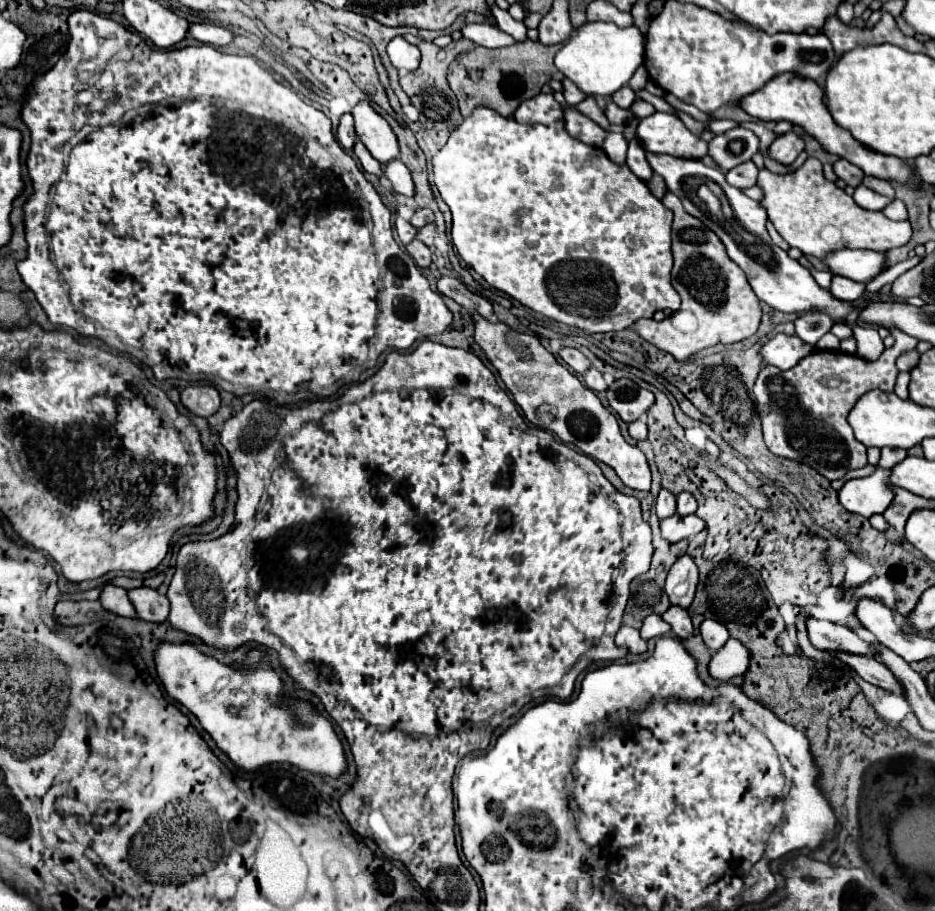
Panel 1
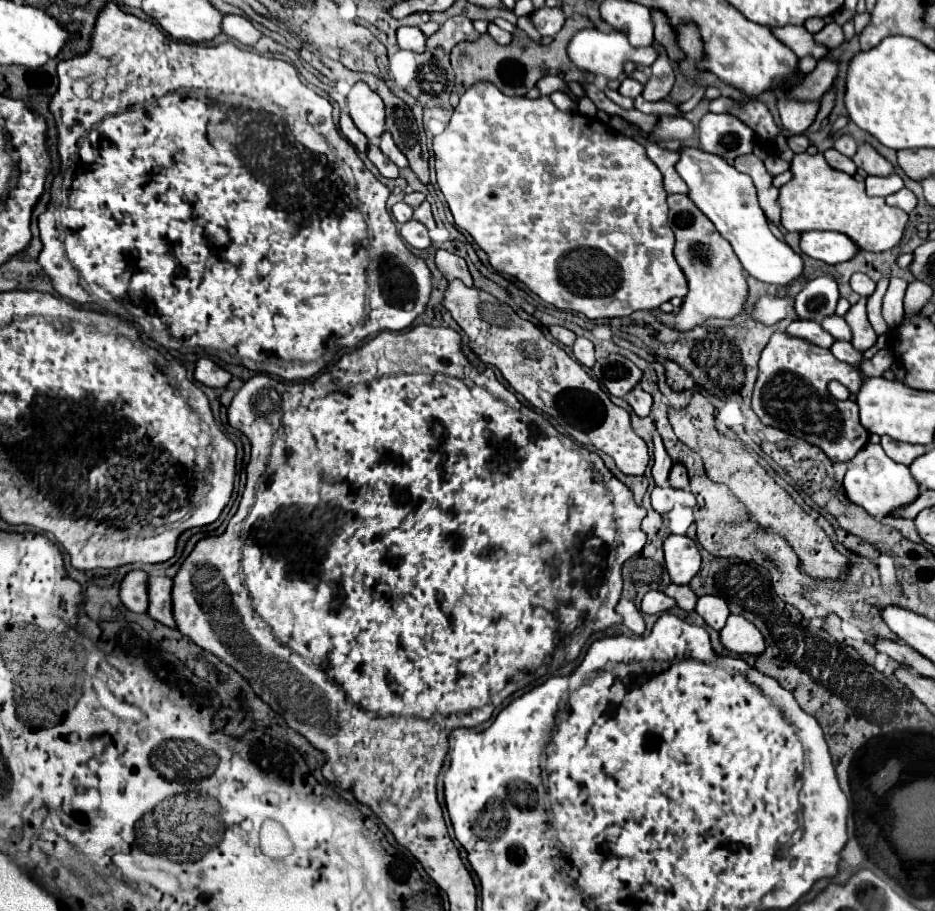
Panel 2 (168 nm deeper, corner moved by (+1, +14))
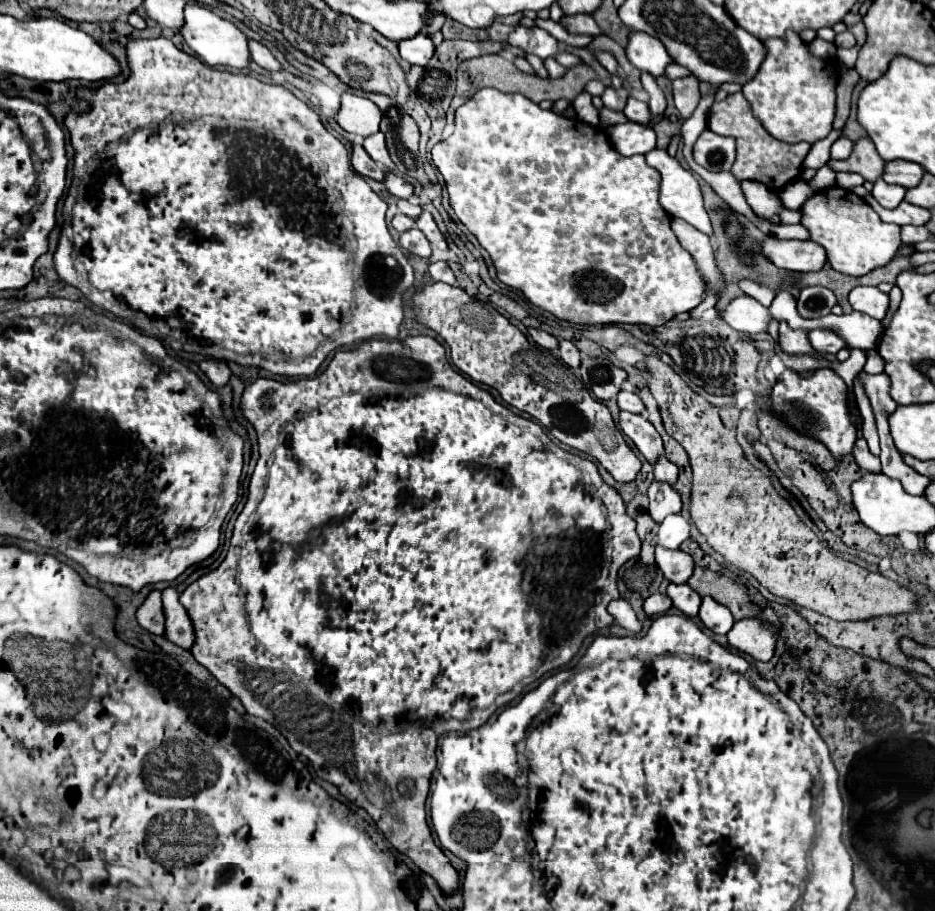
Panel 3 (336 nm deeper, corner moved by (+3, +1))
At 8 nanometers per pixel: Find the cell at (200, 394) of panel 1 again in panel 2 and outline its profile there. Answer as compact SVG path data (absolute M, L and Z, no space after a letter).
M199 359L195 367L195 379L207 387L227 387L231 381L231 373L219 367L213 359Z

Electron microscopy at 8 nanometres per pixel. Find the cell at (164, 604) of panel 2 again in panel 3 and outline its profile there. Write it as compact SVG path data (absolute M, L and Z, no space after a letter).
M165 588L163 592L163 614L165 614L165 638L181 648L191 648L193 630L185 608L179 604L179 592L175 588Z

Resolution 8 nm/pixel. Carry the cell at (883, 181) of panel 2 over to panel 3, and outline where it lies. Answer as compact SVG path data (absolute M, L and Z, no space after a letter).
M877 180L871 194L873 198L883 206L883 208L895 208L899 206L899 202L905 198L905 188L903 186L895 186L895 184L887 184L883 180Z

